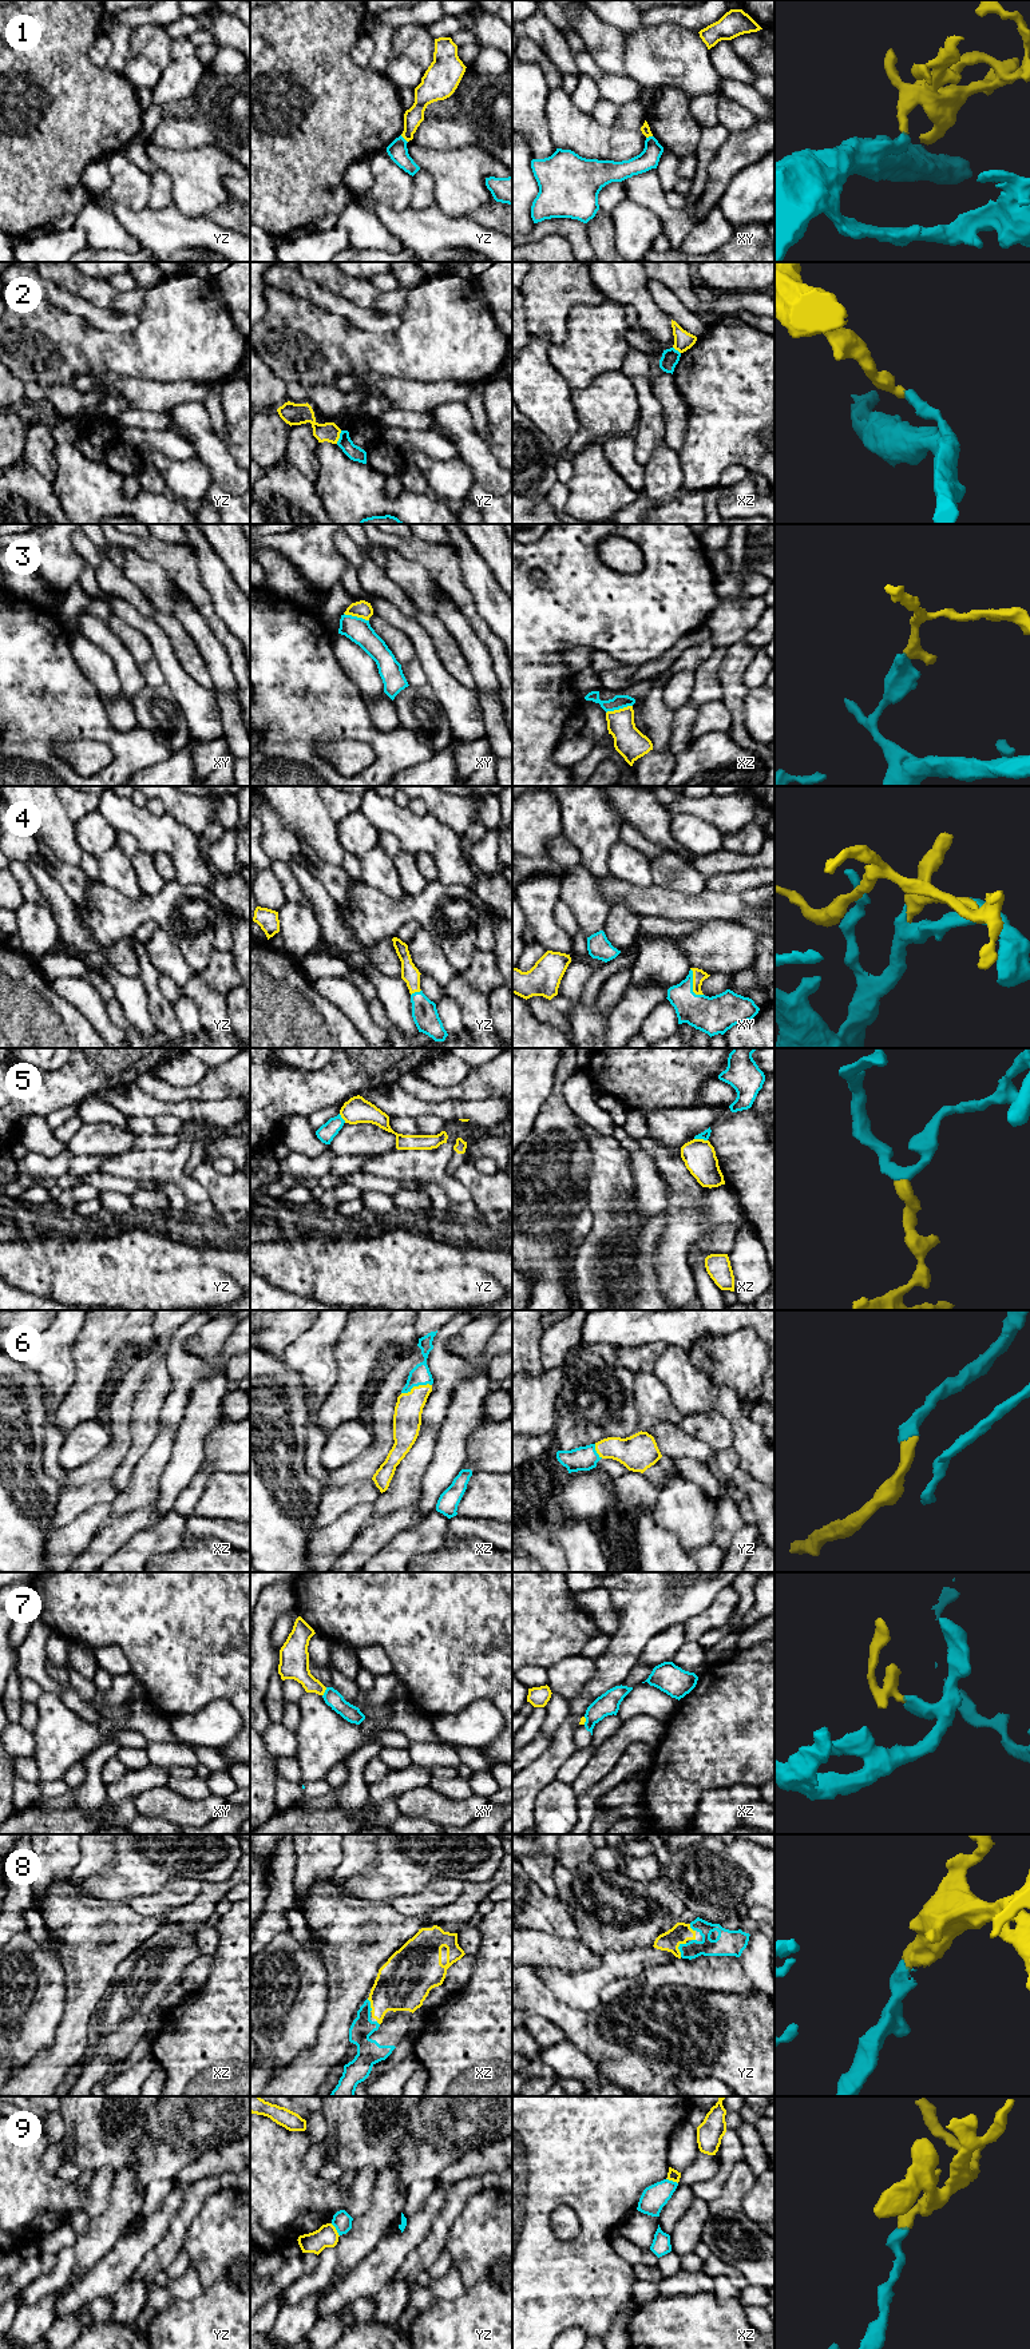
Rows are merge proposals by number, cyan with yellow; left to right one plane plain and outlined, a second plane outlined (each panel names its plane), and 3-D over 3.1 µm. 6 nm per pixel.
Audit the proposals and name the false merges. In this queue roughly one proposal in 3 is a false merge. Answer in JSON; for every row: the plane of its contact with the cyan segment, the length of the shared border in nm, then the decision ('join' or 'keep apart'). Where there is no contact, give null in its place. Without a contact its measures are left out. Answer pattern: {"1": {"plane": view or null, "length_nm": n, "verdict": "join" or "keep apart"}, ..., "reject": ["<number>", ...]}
{"1": {"plane": "yz", "length_nm": 60, "verdict": "keep apart"}, "2": {"plane": "yz", "length_nm": 90, "verdict": "keep apart"}, "3": {"plane": "xz", "length_nm": 170, "verdict": "keep apart"}, "4": {"plane": "xy", "length_nm": 180, "verdict": "join"}, "5": {"plane": "xz", "length_nm": 80, "verdict": "keep apart"}, "6": {"plane": "xz", "length_nm": 190, "verdict": "join"}, "7": {"plane": "xy", "length_nm": 60, "verdict": "join"}, "8": {"plane": "yz", "length_nm": 100, "verdict": "join"}, "9": {"plane": "yz", "length_nm": 90, "verdict": "keep apart"}, "reject": ["1", "2", "3", "5", "9"]}

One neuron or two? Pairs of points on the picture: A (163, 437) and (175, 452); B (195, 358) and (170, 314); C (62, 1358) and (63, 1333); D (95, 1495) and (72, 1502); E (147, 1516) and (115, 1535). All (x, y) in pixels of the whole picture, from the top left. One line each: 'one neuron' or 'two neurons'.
A: one neuron
B: one neuron
C: one neuron
D: one neuron
E: one neuron

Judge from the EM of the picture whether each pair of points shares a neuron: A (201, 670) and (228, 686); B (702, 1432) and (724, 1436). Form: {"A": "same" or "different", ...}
{"A": "different", "B": "same"}

